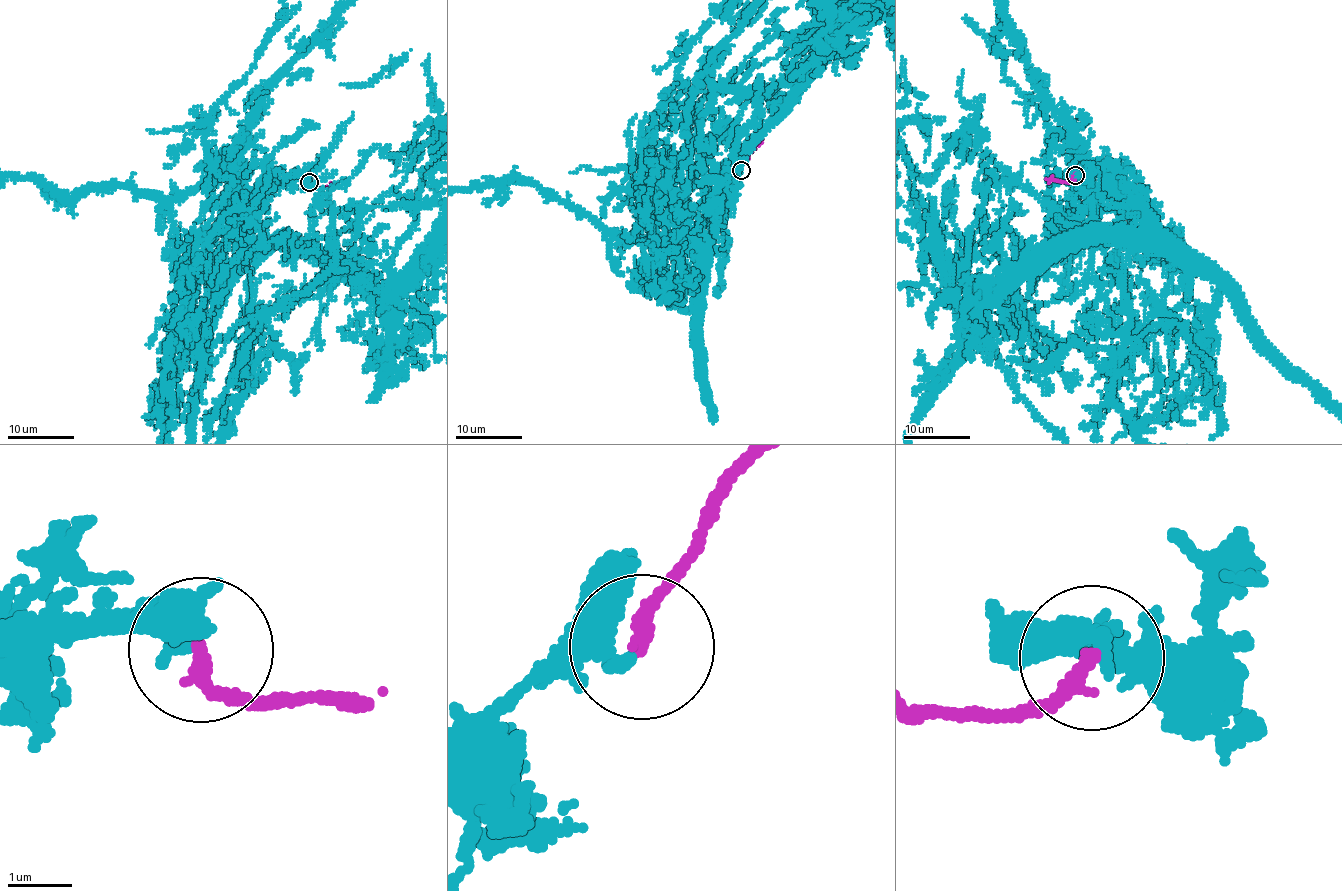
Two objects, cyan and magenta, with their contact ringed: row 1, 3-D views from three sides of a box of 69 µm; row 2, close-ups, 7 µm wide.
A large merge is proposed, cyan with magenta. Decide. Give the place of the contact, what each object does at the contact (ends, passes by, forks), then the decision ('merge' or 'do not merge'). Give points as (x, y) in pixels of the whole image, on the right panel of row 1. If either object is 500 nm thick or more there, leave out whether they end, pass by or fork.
place (1075, 175); cyan forks; magenta ends; do not merge

